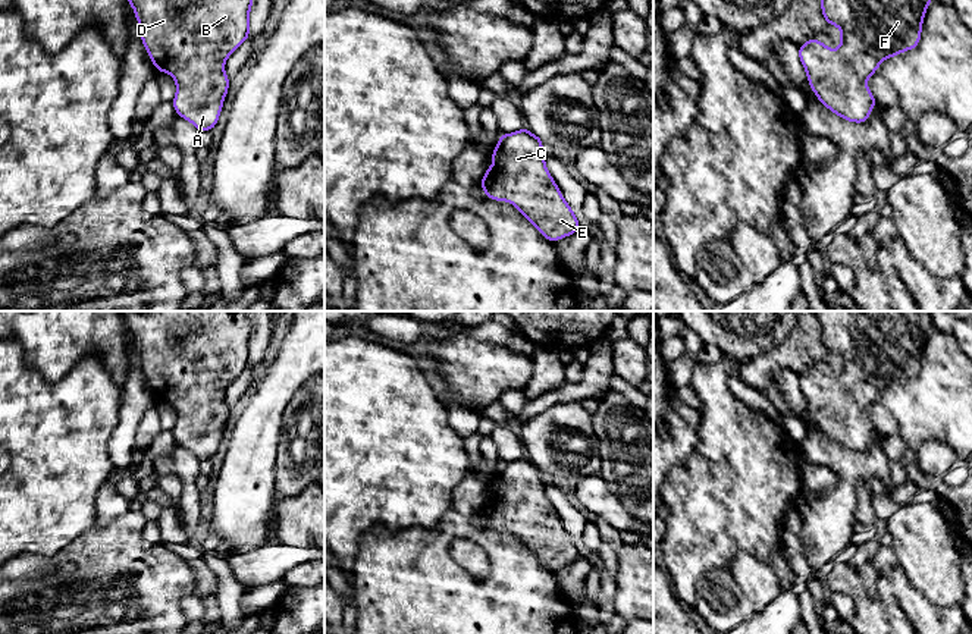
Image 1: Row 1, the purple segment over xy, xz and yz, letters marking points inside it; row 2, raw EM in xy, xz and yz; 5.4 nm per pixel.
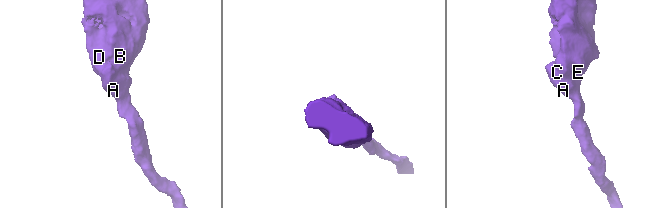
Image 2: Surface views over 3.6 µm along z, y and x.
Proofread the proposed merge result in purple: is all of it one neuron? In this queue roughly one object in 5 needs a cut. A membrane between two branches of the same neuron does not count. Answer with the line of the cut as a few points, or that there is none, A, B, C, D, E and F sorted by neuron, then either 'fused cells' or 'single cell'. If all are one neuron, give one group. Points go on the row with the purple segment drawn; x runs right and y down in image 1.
cut none; groups A B C D E F; single cell

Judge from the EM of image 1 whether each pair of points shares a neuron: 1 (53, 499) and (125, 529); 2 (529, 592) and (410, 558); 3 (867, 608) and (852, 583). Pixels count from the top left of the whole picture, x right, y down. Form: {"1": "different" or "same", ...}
{"1": "different", "2": "same", "3": "same"}

